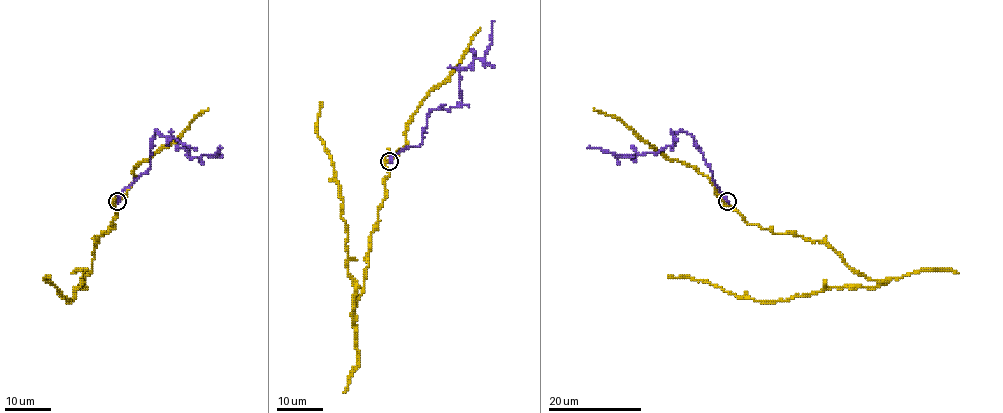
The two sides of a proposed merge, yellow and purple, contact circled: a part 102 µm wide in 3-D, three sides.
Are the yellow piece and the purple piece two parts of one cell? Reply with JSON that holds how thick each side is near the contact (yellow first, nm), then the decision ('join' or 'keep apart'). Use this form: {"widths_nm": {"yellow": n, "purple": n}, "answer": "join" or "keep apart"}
{"widths_nm": {"yellow": 280, "purple": 240}, "answer": "keep apart"}

